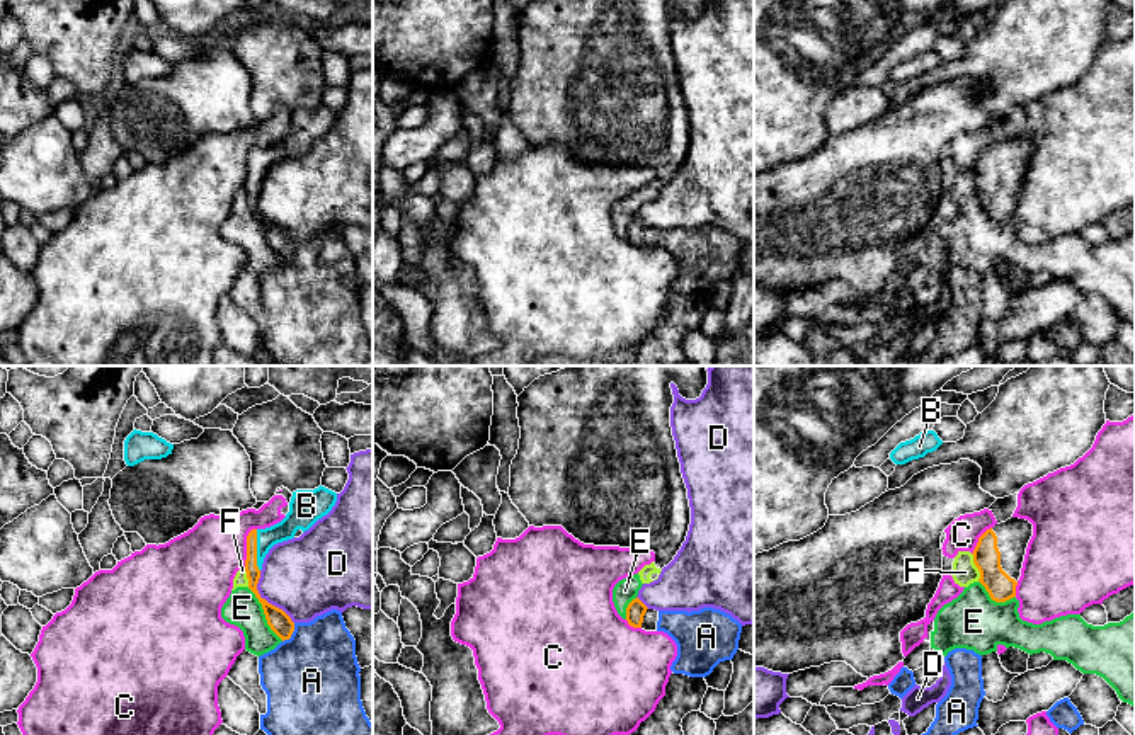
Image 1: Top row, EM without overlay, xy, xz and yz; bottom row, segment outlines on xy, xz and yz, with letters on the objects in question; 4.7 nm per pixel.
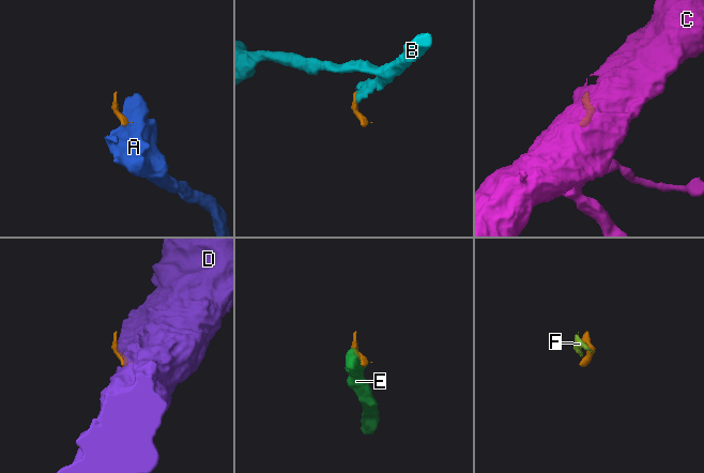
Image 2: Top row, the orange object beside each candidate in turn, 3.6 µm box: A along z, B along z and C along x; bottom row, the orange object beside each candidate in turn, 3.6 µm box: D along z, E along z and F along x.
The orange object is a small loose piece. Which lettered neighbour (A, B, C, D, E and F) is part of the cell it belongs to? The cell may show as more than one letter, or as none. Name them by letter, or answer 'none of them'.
A, B

